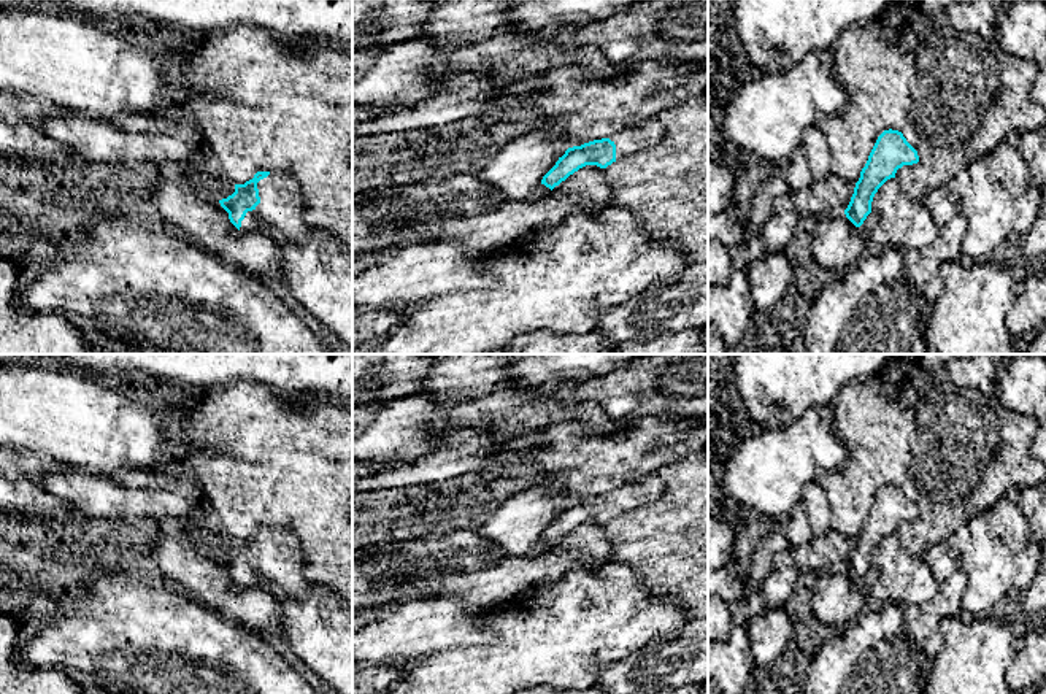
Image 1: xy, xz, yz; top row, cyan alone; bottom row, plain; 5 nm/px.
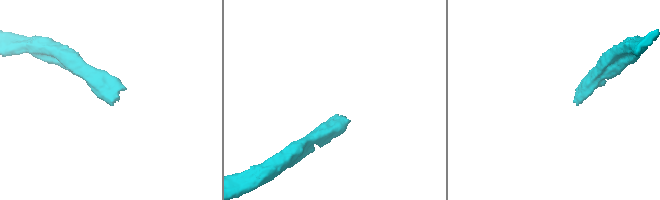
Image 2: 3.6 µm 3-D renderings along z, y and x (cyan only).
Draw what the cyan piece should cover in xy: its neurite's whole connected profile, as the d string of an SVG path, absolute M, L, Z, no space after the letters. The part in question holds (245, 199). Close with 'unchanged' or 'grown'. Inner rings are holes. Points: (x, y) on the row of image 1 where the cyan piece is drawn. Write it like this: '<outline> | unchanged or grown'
M257 172L235 192L219 200L240 232L275 229L283 238L305 243L319 230L303 219L303 199L294 176L283 172Z | grown

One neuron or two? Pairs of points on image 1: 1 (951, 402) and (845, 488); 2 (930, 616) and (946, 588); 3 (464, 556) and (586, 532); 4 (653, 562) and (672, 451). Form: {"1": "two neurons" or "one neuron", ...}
{"1": "one neuron", "2": "one neuron", "3": "one neuron", "4": "two neurons"}

